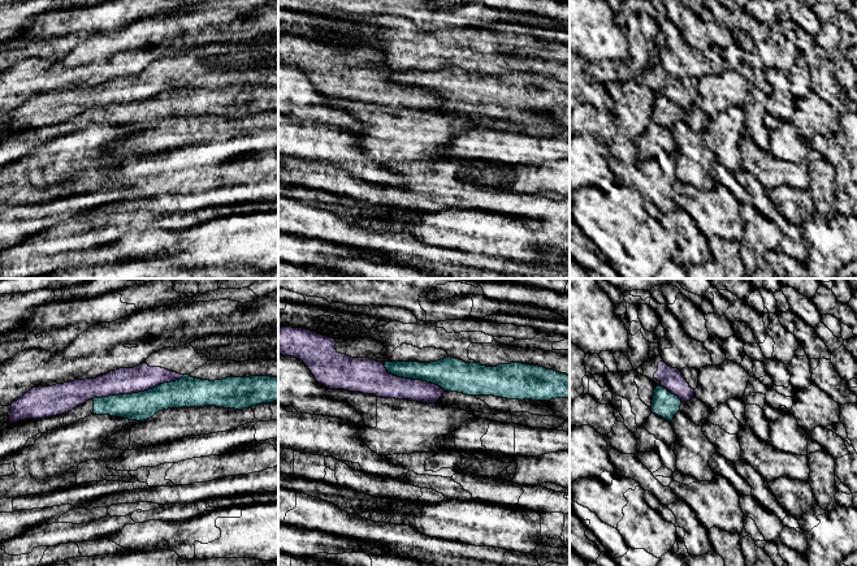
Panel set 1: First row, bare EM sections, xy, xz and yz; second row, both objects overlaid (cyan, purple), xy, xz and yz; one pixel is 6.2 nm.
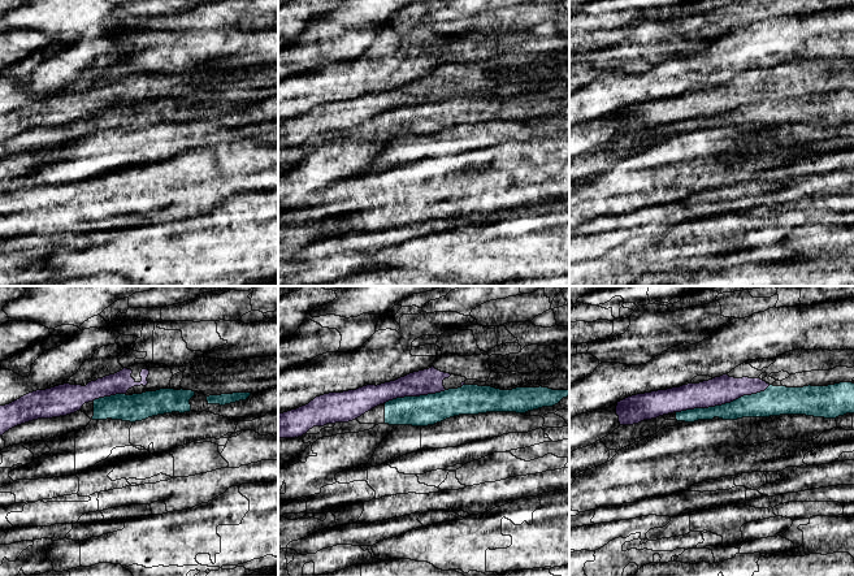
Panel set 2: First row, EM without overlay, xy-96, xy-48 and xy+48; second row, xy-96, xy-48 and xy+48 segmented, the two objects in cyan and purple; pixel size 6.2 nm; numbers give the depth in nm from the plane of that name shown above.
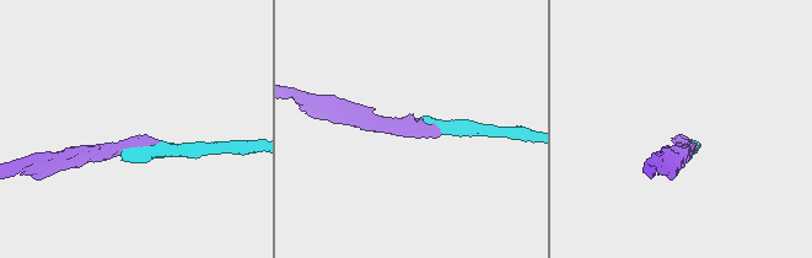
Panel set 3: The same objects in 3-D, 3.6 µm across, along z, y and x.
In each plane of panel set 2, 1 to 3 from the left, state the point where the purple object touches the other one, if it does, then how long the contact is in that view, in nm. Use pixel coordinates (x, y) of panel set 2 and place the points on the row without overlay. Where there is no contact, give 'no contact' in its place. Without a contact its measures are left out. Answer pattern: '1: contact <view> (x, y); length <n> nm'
1: contact xy-96 (111, 104); length 200 nm
2: contact xy-48 (415, 105); length 380 nm
3: contact xy+48 (723, 113); length 600 nm

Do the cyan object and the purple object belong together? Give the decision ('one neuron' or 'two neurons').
two neurons

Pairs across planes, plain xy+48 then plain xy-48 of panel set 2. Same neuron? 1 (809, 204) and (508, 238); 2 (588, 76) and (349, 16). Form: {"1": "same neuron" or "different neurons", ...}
{"1": "different neurons", "2": "different neurons"}

